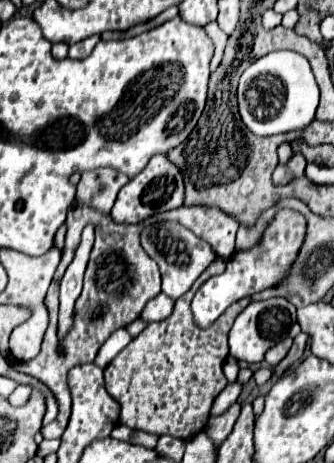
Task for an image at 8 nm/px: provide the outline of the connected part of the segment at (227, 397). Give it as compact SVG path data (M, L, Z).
M238 381L226 385L224 391L216 397L216 403L212 405L212 415L220 415L220 413L224 413L224 411L238 399L240 391L242 391L242 385L240 385Z

